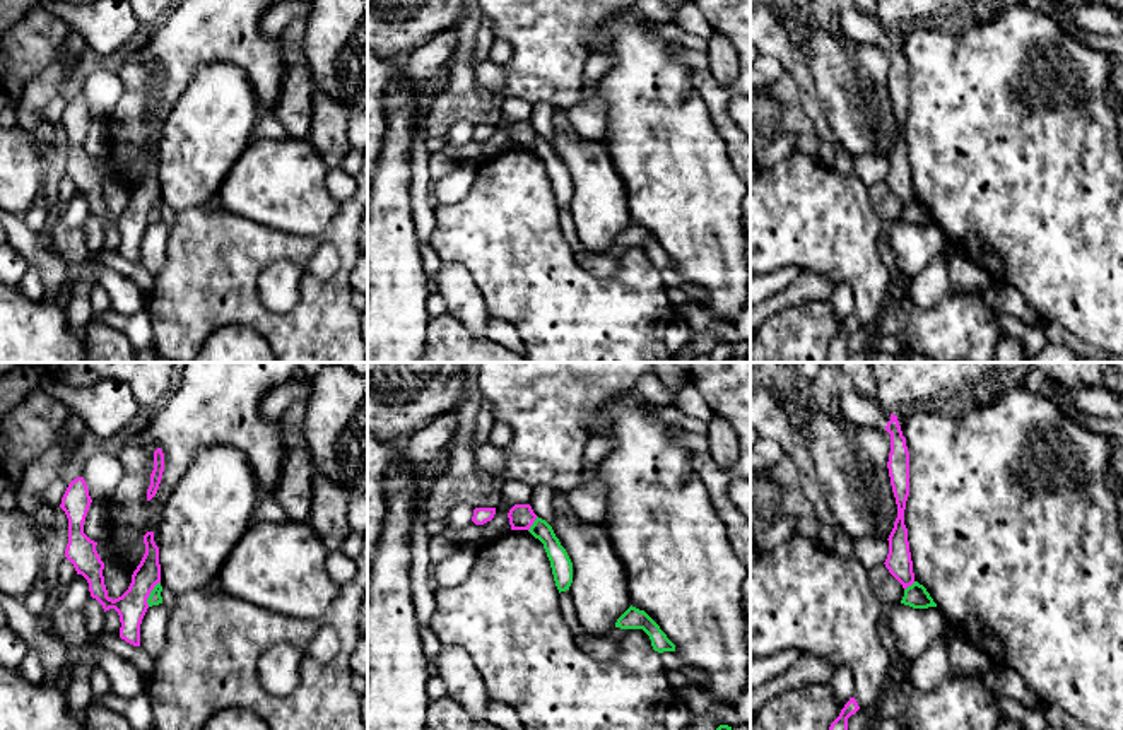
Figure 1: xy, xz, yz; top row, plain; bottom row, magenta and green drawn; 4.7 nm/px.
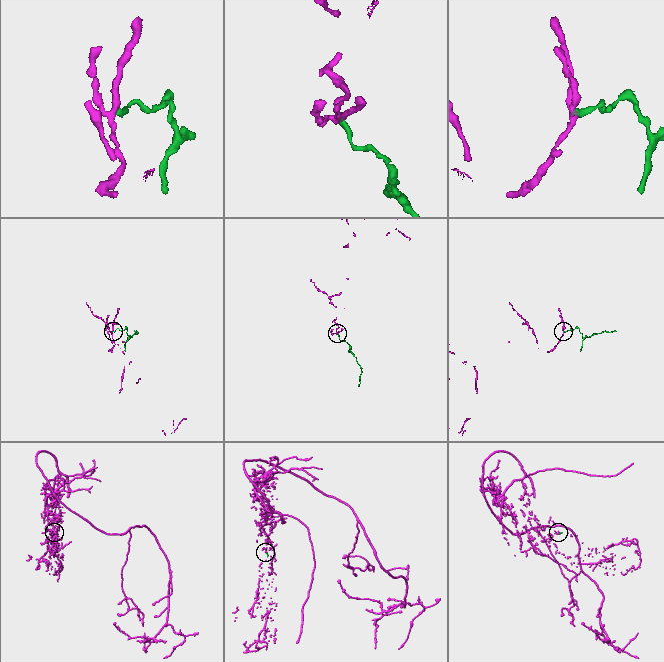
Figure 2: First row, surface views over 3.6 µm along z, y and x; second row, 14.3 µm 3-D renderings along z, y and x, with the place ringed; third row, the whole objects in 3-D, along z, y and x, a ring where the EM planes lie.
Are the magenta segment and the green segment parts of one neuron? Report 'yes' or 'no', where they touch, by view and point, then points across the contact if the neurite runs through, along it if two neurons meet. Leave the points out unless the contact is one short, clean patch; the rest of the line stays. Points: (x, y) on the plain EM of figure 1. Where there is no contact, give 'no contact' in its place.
no; meets magenta in xy at (149, 211); border along xy (159, 199), (151, 209), (147, 223)

